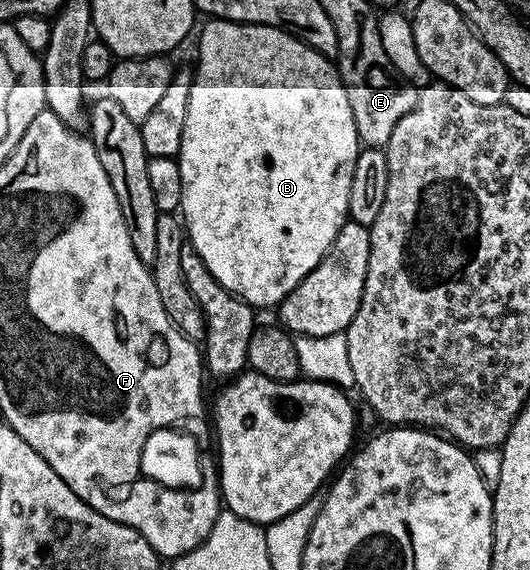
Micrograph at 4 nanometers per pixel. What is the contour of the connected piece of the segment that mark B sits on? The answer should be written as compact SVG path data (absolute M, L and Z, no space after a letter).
M209 18L206 23L206 26L201 30L201 39L197 42L197 66L195 65L191 96L187 100L187 120L183 120L183 144L181 145L180 154L176 157L179 164L179 176L183 176L183 196L181 197L179 214L183 219L183 229L187 235L188 242L193 245L195 252L199 252L199 256L203 260L203 264L207 264L211 276L215 276L215 280L219 280L219 284L223 284L223 288L227 288L232 294L240 294L245 299L246 304L254 308L260 308L260 306L273 306L273 308L277 308L280 307L282 300L325 259L325 253L331 248L331 244L335 240L339 228L349 218L351 180L353 179L359 153L359 139L357 137L357 129L355 128L355 116L351 112L351 104L347 100L345 85L342 84L341 75L335 69L334 63L332 66L329 63L332 61L326 55L320 54L318 50L311 48L308 44L301 41L300 38L296 38L294 34L290 34L288 30L282 30L279 26L257 26L253 22L228 22L226 18Z

